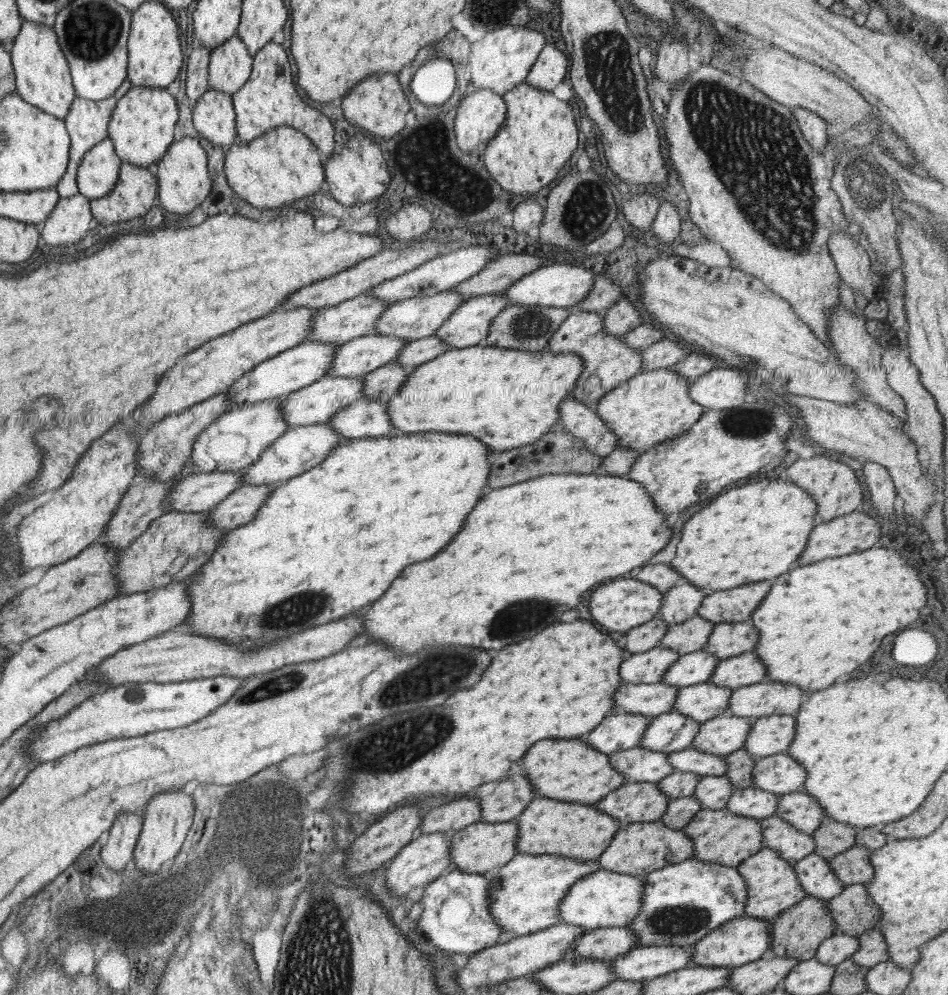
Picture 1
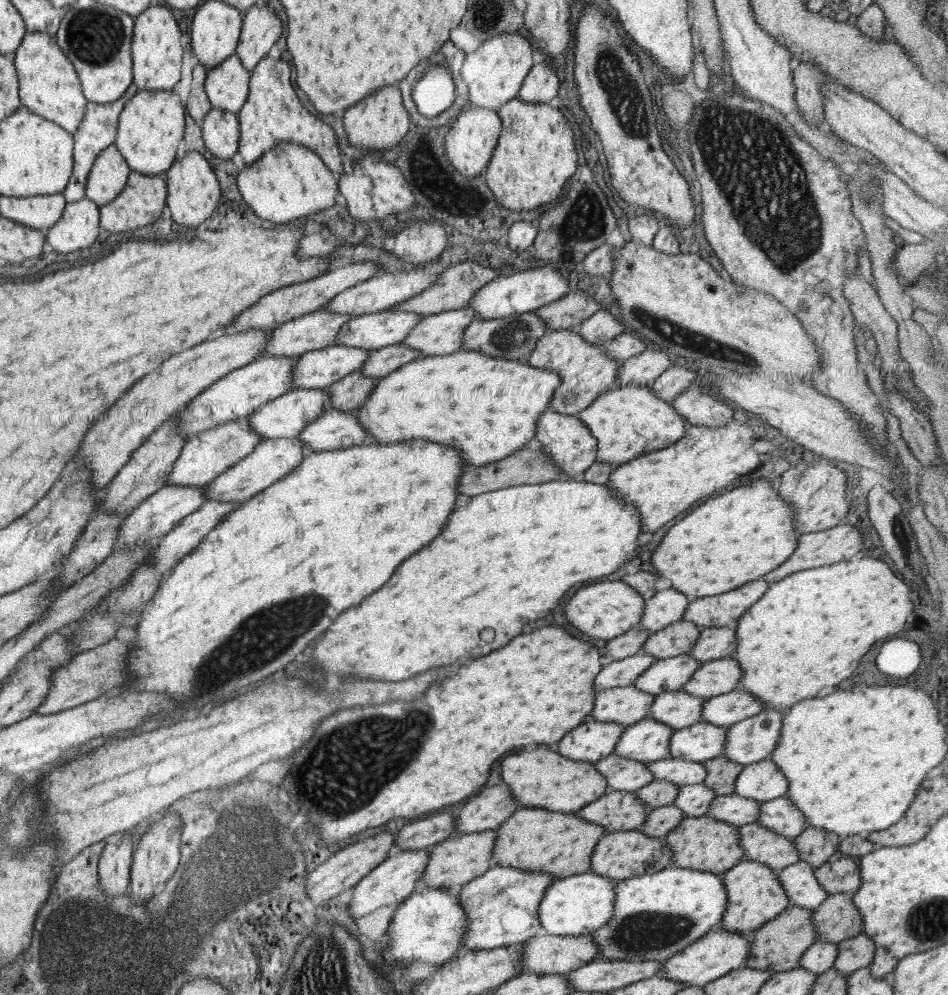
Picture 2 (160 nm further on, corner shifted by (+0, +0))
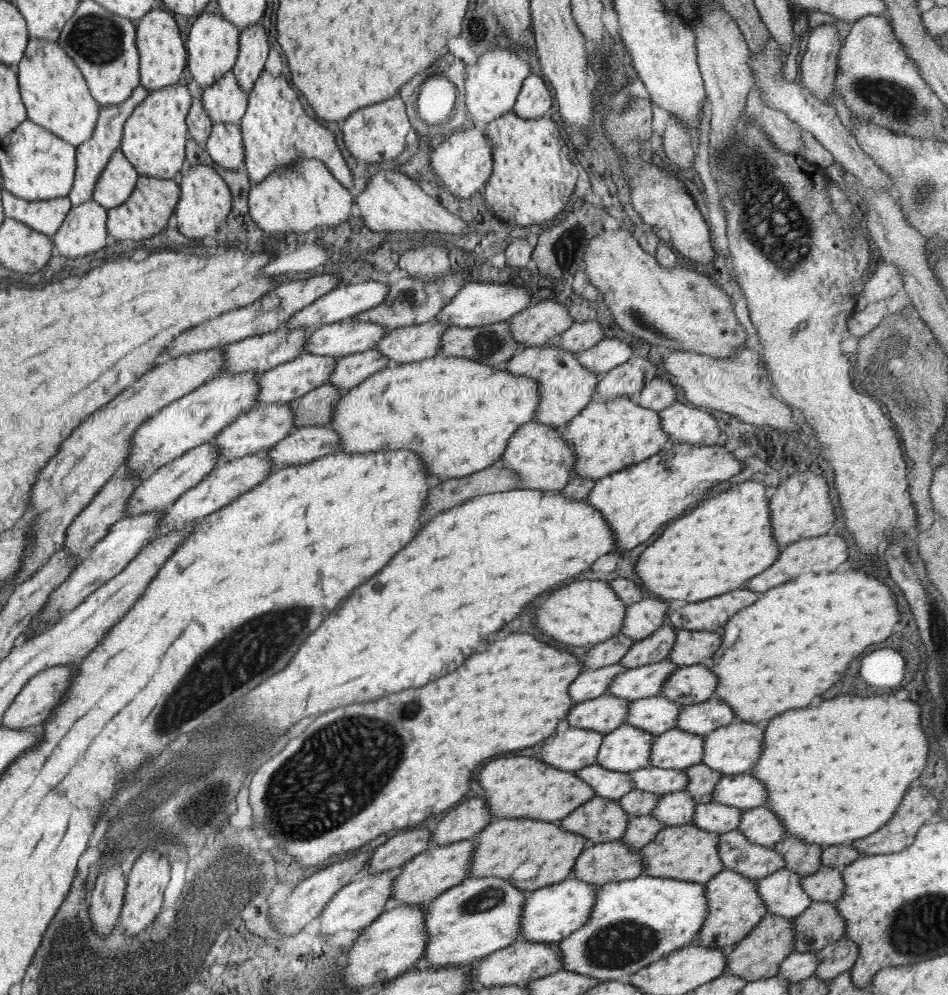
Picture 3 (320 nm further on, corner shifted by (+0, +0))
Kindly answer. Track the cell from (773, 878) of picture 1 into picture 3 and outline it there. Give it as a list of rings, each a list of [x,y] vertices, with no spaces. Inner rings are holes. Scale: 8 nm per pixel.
[[[727,869],[719,871],[704,883],[707,916],[692,944],[727,951],[751,932],[767,912],[754,883],[750,878]]]

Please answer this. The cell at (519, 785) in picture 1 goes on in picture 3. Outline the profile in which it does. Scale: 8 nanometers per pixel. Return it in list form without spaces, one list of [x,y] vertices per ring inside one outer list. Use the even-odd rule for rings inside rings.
[[[473,797],[447,812],[430,832],[435,845],[445,845],[472,839],[491,820],[488,806],[482,798]]]

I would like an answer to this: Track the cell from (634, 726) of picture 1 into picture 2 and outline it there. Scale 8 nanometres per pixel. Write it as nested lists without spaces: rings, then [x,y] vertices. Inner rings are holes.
[[[588,719],[566,732],[556,742],[556,751],[563,758],[593,764],[596,760],[611,754],[624,728],[623,724]]]

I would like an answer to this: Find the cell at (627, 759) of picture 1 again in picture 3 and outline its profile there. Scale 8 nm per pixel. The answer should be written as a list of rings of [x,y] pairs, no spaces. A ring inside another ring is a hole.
[[[595,764],[572,773],[591,787],[595,797],[618,799],[633,788],[633,782],[630,782],[627,772],[605,770]]]

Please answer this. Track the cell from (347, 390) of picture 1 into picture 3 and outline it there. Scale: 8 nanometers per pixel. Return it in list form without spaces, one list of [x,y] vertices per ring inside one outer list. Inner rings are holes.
[[[288,402],[255,405],[223,427],[209,442],[219,449],[219,462],[225,462],[269,450],[279,440],[283,440],[283,437],[288,436],[292,429],[292,410]]]

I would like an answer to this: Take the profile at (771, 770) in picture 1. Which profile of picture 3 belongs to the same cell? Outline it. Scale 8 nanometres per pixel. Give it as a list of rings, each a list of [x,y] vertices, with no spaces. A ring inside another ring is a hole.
[[[750,773],[723,775],[719,779],[712,792],[712,802],[725,806],[750,809],[764,805],[766,802],[765,787]]]

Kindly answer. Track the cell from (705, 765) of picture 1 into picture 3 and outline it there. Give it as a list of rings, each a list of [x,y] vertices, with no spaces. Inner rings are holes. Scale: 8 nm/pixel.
[[[647,766],[628,773],[633,788],[653,794],[667,794],[683,790],[686,785],[686,776],[683,770],[665,770]]]

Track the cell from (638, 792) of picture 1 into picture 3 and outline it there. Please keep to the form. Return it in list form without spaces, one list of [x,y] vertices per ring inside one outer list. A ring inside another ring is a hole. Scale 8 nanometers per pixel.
[[[593,796],[557,823],[565,832],[573,832],[579,836],[584,836],[589,844],[599,844],[618,840],[625,832],[628,818],[629,816],[618,805],[617,799]]]

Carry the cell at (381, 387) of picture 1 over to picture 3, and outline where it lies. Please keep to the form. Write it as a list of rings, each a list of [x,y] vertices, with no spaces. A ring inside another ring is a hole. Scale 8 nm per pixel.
[[[332,384],[319,385],[317,388],[290,400],[293,428],[302,426],[328,425],[334,404],[342,397],[343,391]]]

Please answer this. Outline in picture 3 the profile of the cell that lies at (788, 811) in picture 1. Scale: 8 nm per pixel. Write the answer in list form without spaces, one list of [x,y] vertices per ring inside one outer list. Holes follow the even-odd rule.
[[[765,804],[745,809],[740,814],[736,829],[749,842],[759,846],[772,846],[786,836],[786,830],[781,821]]]

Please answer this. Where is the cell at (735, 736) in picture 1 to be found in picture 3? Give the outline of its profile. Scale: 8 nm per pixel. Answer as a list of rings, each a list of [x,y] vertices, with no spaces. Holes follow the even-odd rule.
[[[678,728],[654,735],[648,765],[665,770],[685,770],[700,764],[703,752],[702,737]]]

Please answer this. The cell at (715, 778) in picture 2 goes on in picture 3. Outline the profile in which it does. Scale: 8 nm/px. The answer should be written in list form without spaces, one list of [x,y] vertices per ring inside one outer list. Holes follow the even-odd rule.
[[[702,763],[683,770],[686,776],[685,790],[695,805],[705,804],[712,800],[715,783],[723,774],[707,768]]]

